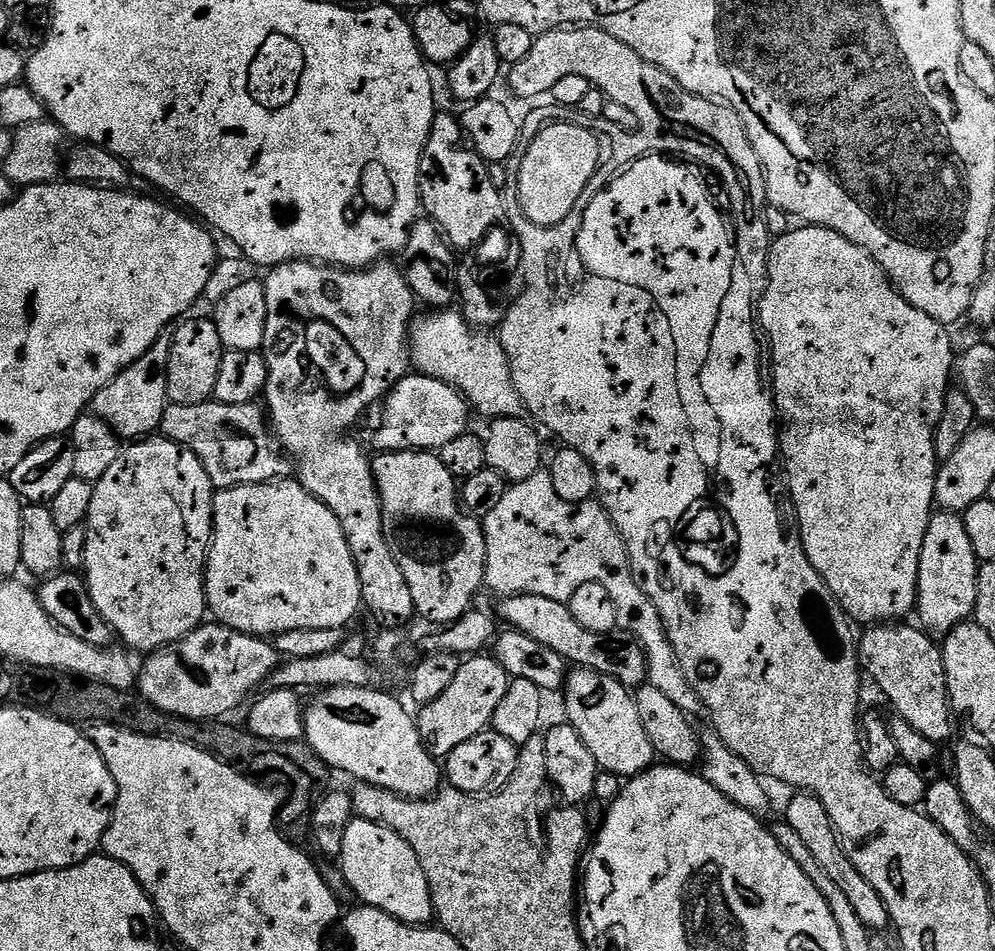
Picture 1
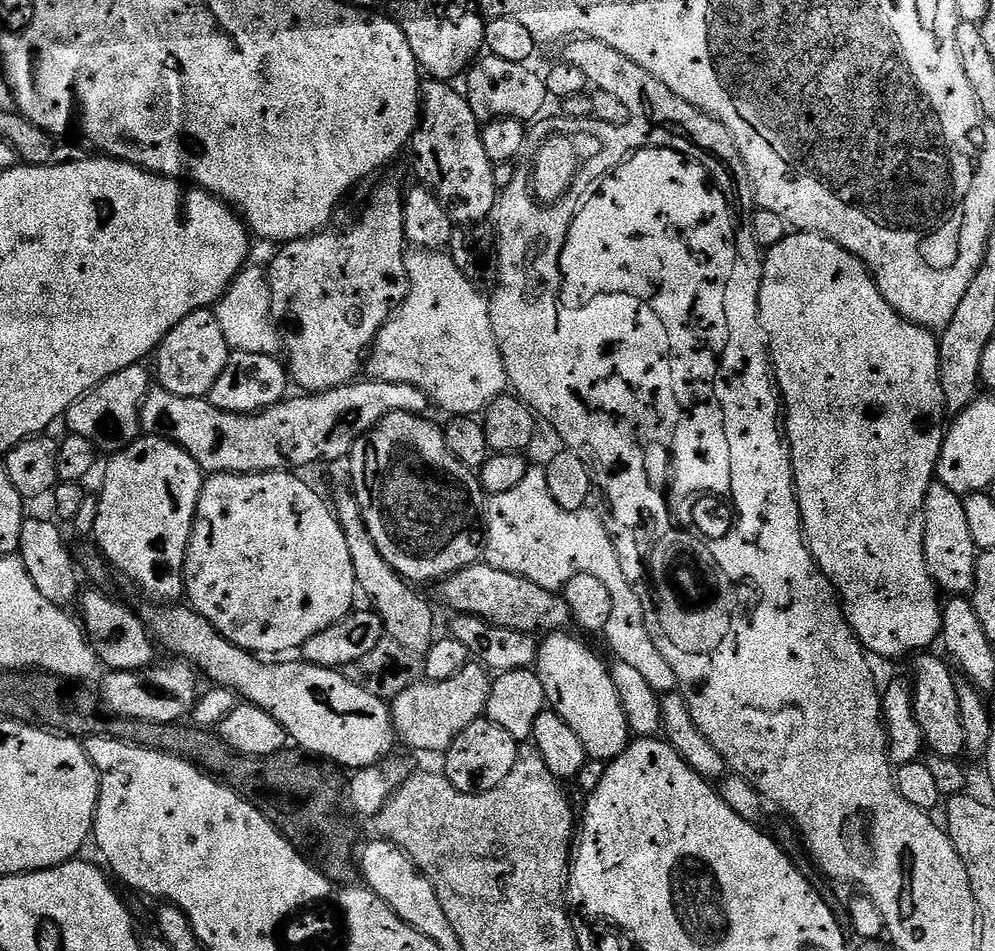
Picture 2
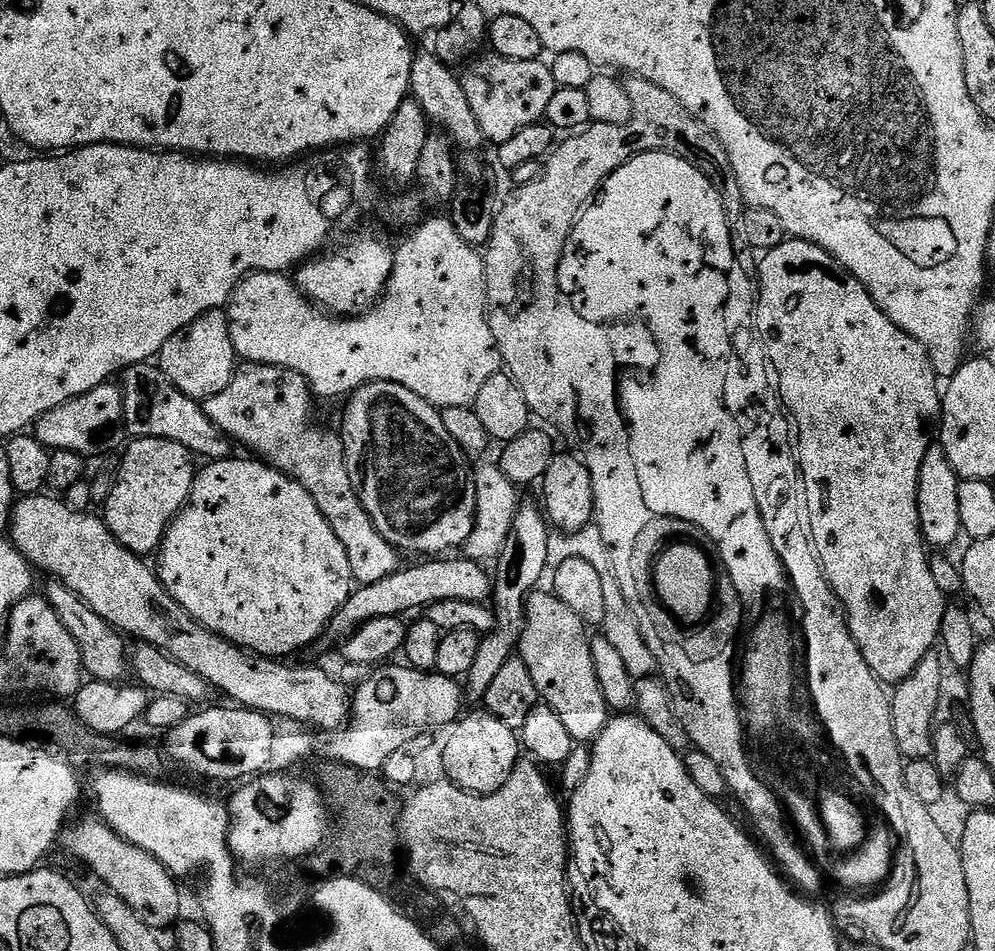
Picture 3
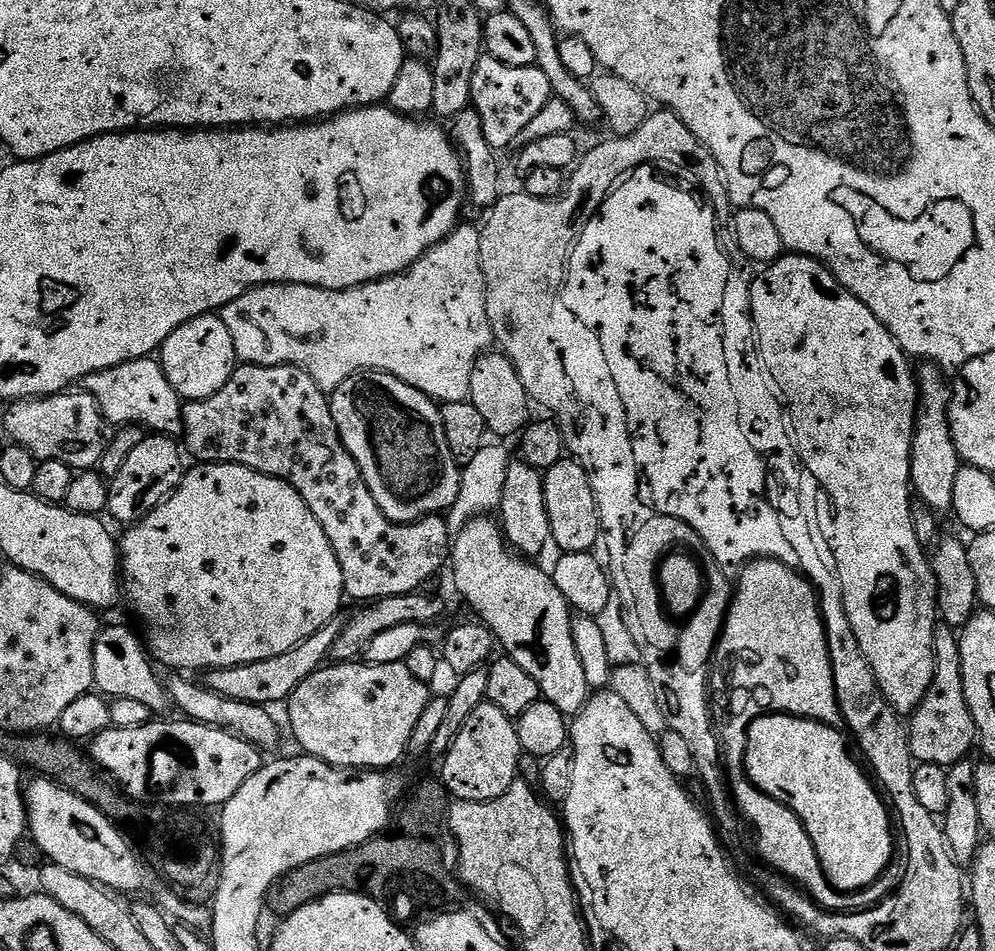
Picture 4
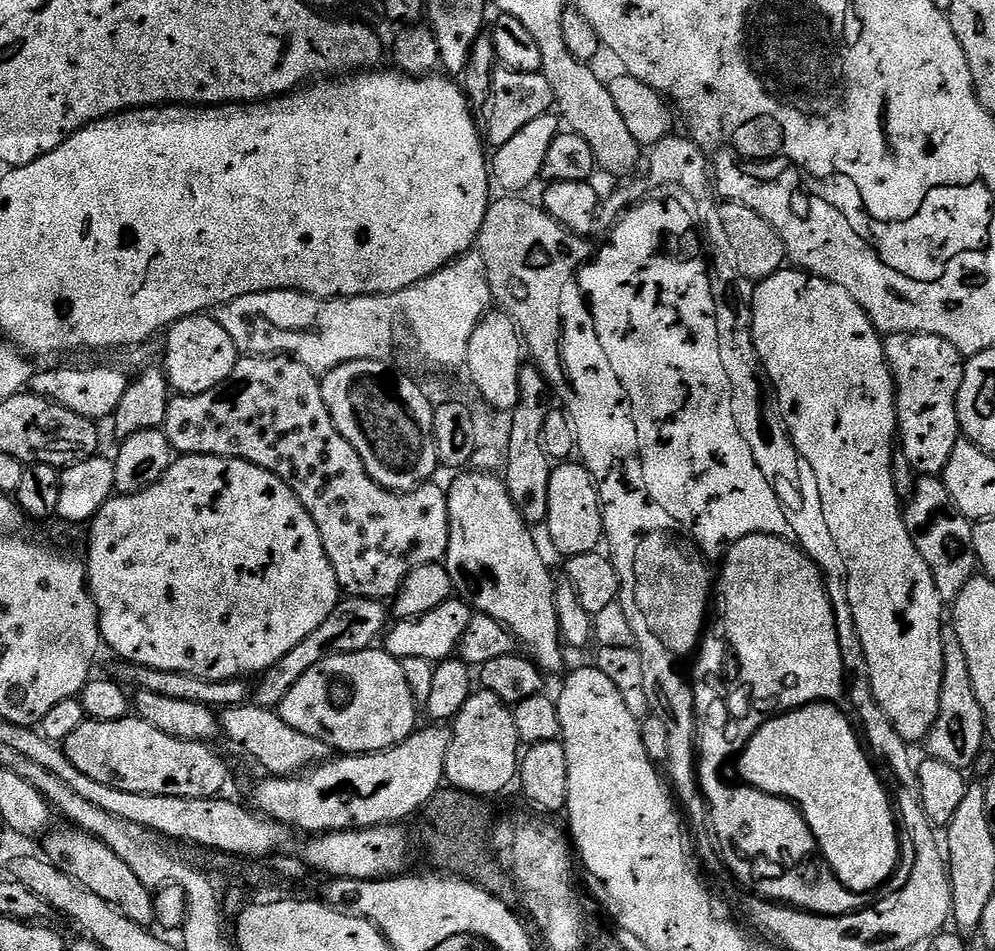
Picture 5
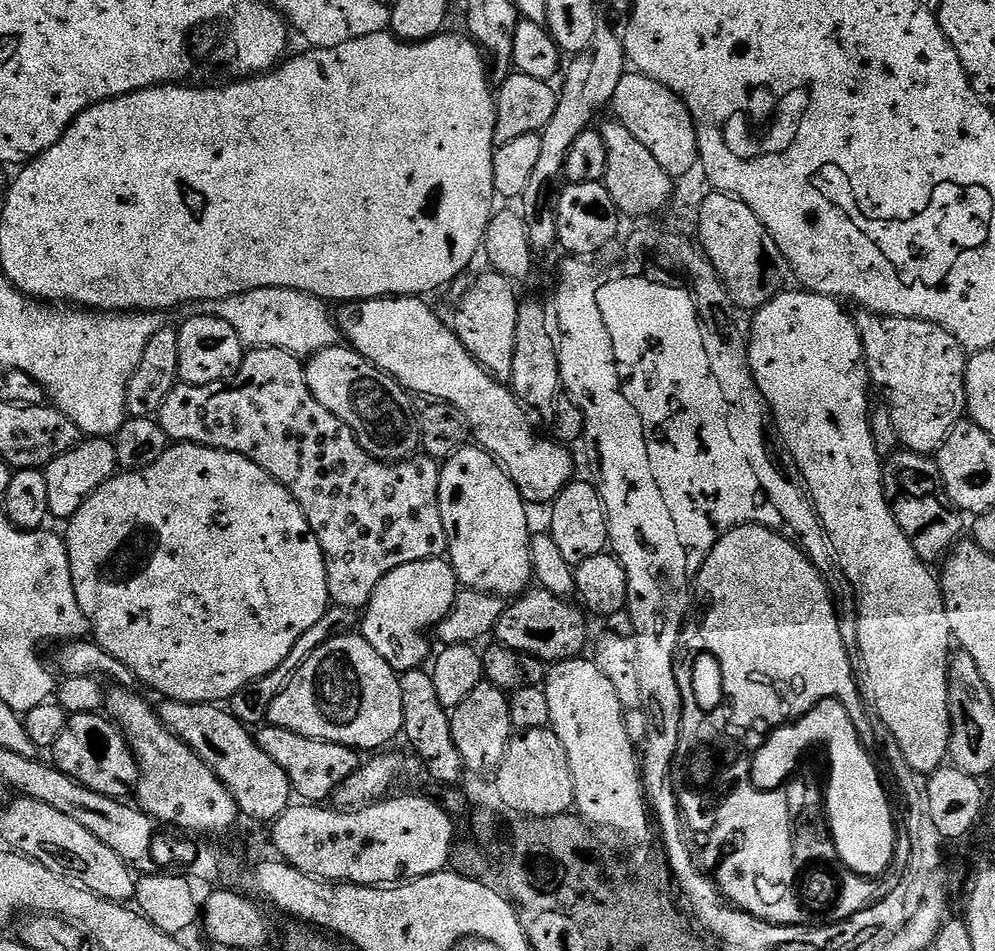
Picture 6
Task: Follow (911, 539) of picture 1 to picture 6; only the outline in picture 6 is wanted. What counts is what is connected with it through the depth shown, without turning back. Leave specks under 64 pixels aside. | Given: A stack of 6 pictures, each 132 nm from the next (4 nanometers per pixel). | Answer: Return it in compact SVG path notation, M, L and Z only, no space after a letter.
M781 290L781 292L779 292L779 294L777 294L777 296L773 298L769 304L764 304L762 307L755 309L753 316L756 317L752 320L752 333L749 331L746 336L746 343L748 346L748 365L752 371L752 377L756 380L758 390L762 395L764 395L764 401L768 404L768 411L772 417L772 423L775 431L778 433L779 439L782 441L788 455L795 458L796 465L800 471L800 476L804 479L804 483L808 486L808 492L811 494L812 501L816 507L816 516L820 519L820 525L823 526L824 531L828 534L828 543L832 545L832 550L836 554L836 562L839 564L840 569L844 572L844 577L851 582L852 588L856 592L856 617L860 619L858 622L858 655L860 655L861 662L864 663L864 676L862 672L862 684L866 689L866 696L870 701L871 711L874 713L875 719L879 721L883 728L889 732L892 738L898 742L898 746L902 750L902 754L906 758L906 762L909 766L911 766L912 771L917 774L931 774L933 772L937 772L945 761L949 759L948 747L950 746L950 734L952 733L950 702L948 701L948 657L951 656L954 651L954 641L952 639L952 631L950 630L950 622L946 618L946 606L944 605L944 595L940 589L940 581L937 573L935 571L932 573L933 569L929 567L929 565L925 564L921 556L916 553L914 546L906 538L906 534L902 530L902 526L898 526L898 522L894 518L894 514L888 505L888 499L884 496L882 457L878 454L878 450L874 450L874 438L870 438L870 422L868 421L868 417L870 415L870 403L868 404L868 388L870 389L870 381L868 378L868 366L864 362L864 347L862 346L862 338L860 337L860 331L856 325L853 313L848 313L847 310L843 308L845 305L841 303L837 297L823 296L817 292L809 292L807 290L799 290L800 292L788 291L789 290Z

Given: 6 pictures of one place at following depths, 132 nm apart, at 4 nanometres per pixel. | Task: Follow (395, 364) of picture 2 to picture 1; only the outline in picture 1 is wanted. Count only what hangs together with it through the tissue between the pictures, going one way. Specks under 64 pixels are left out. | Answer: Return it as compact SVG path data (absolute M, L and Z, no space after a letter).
M432 310L410 328L410 360L422 376L453 384L468 399L469 405L487 418L523 417L526 409L512 384L506 350L495 335L466 323L459 311Z

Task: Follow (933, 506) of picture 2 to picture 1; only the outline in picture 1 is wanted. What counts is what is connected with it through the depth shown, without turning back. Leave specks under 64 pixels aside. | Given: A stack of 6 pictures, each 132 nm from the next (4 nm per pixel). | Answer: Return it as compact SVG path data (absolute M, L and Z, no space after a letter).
M933 511L918 562L915 615L920 616L919 627L933 638L943 638L965 623L976 611L977 575L978 561L974 546L970 546L970 538L966 535L963 515Z

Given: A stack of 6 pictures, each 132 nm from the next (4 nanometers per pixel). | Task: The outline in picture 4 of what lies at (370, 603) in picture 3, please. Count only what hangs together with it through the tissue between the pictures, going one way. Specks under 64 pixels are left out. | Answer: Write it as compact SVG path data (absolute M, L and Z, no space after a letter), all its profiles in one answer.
M334 619L326 626L322 626L318 634L310 634L306 642L298 642L294 650L286 650L286 654L278 654L278 658L266 658L262 662L250 662L233 668L214 668L203 673L202 683L210 690L214 690L214 694L238 702L265 706L283 705L292 692L298 690L298 686L302 686L306 678L310 678L310 674L314 674L329 663L334 642L338 642L345 627L343 619Z

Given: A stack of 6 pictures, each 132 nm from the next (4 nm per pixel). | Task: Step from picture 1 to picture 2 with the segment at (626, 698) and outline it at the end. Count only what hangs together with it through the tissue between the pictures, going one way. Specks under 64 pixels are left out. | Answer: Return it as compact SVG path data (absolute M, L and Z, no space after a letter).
M567 631L553 632L543 637L536 653L534 670L546 690L546 704L557 712L578 734L582 746L594 760L610 762L628 749L628 712L622 710L622 698L614 690L614 678L609 665L603 664L582 641L581 637L568 636Z

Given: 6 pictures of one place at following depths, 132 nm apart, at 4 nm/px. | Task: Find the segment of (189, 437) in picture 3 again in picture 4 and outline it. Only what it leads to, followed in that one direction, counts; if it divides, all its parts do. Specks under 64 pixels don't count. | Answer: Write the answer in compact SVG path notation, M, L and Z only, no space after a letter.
M145 358L122 362L113 368L90 374L82 382L83 391L88 392L98 402L105 421L112 426L139 426L156 434L173 438L184 430L184 410L182 401L170 386L162 370L159 359Z

